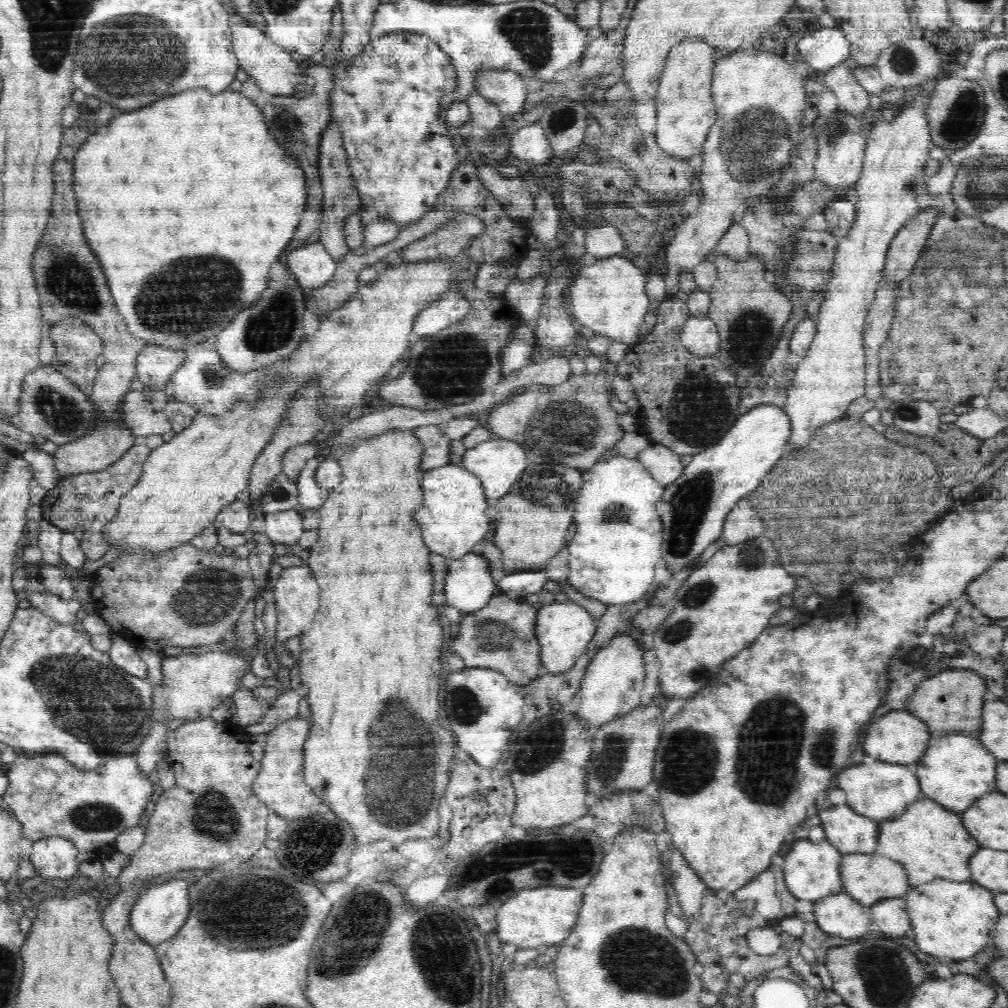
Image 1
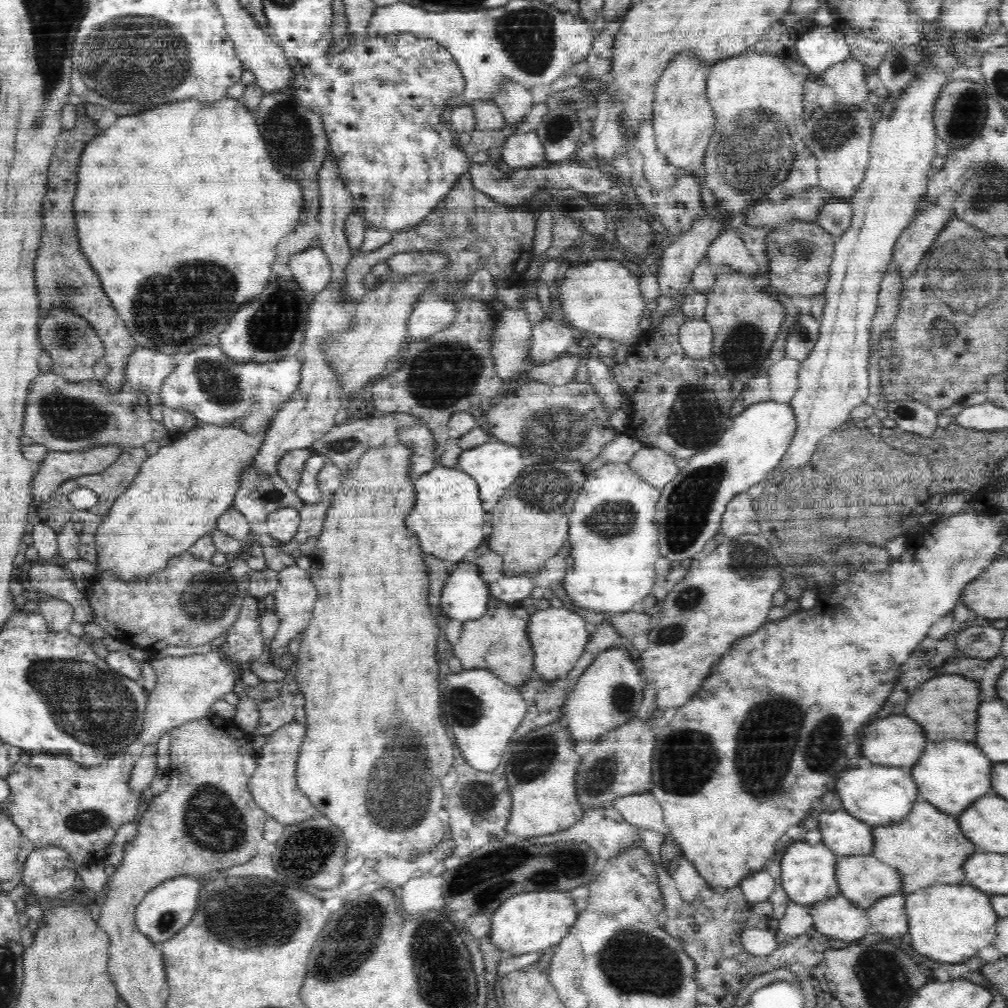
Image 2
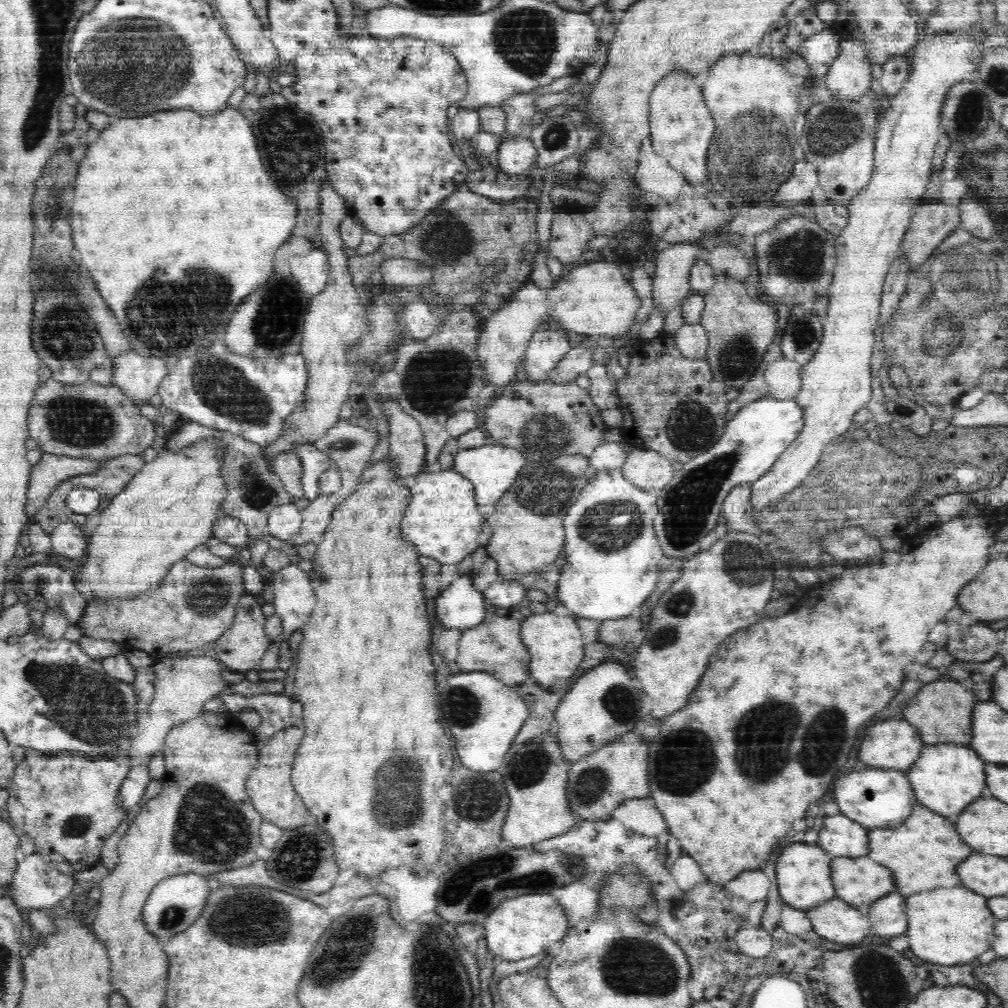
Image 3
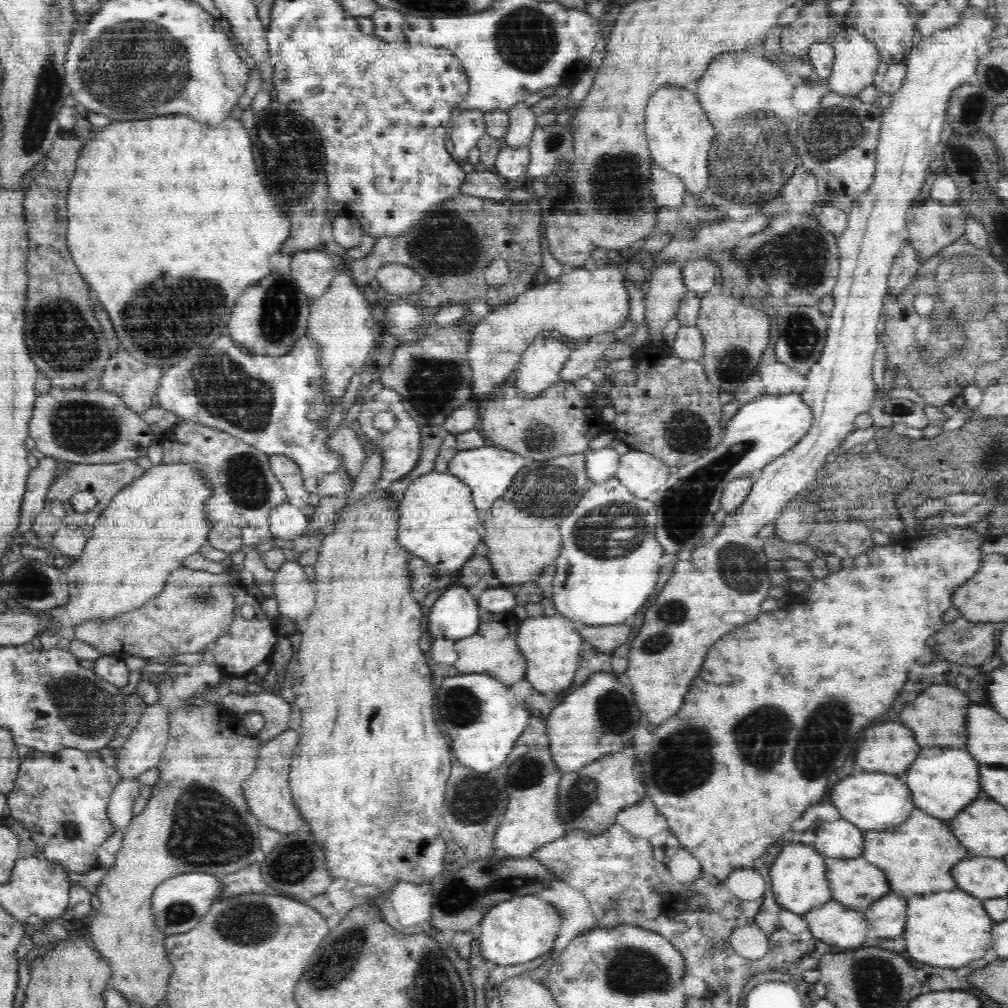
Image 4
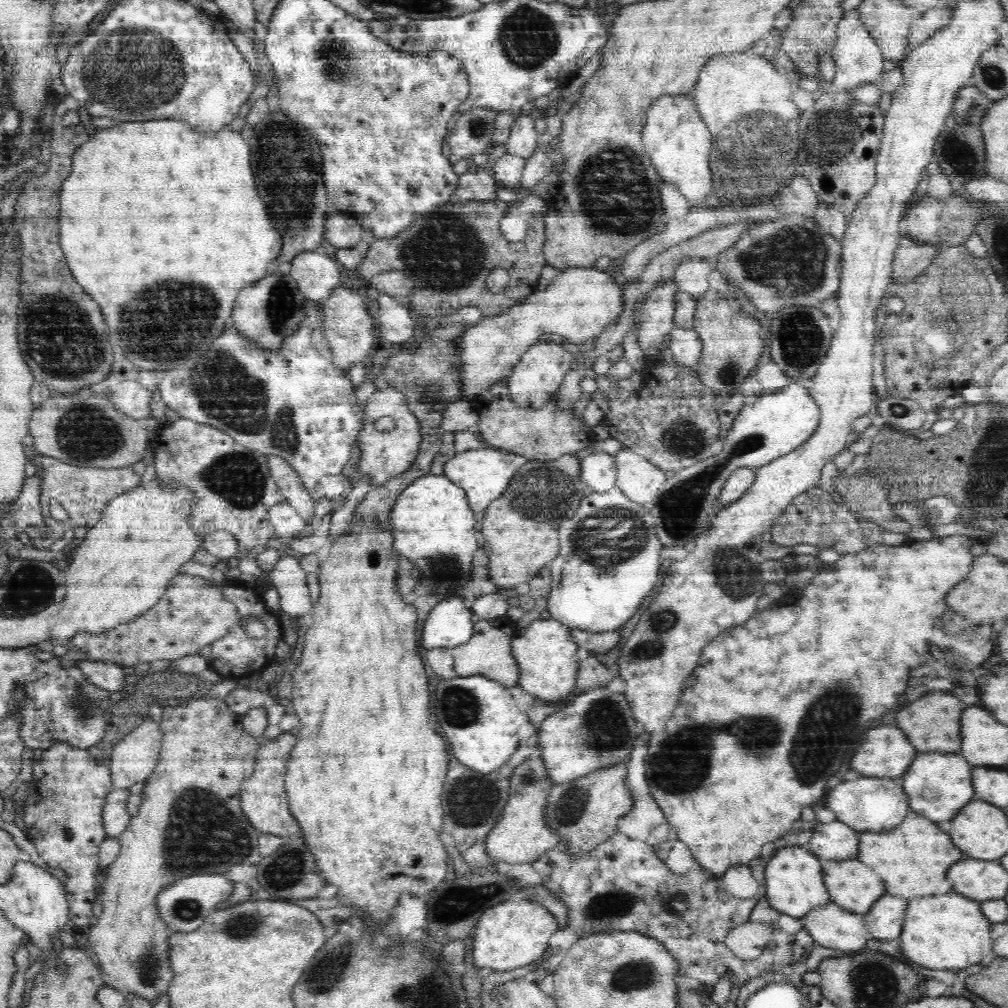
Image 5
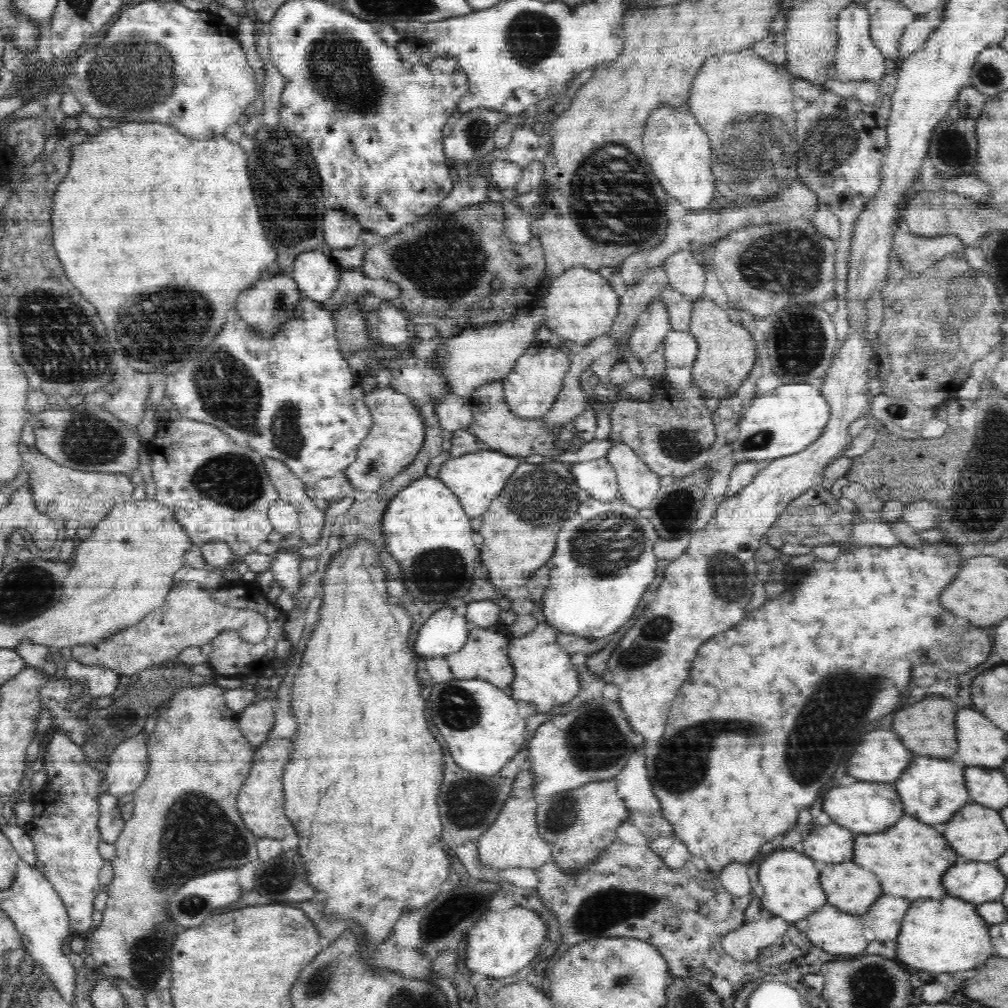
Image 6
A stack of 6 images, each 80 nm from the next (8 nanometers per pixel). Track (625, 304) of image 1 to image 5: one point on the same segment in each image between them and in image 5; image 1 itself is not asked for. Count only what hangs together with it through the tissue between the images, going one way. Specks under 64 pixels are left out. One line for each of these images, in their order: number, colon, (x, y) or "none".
2: (601, 297)
3: (594, 299)
4: (580, 304)
5: (581, 302)

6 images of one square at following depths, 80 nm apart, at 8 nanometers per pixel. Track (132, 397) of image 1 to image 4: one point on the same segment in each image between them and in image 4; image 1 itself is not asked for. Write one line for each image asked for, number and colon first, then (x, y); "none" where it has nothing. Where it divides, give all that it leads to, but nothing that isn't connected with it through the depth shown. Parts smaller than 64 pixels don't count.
2: (63, 415)
3: (84, 420)
4: (85, 427)

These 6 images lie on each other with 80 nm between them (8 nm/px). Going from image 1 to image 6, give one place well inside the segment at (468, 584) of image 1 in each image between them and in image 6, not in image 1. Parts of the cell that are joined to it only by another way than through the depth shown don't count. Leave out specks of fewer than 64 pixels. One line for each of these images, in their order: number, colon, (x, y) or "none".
2: (465, 597)
3: (460, 606)
4: (455, 615)
5: (450, 624)
6: (445, 632)

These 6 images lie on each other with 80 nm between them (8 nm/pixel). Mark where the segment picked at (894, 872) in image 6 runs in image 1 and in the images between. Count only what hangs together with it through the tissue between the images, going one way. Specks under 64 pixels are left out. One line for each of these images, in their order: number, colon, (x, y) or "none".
1: (930, 841)
2: (928, 846)
3: (923, 851)
4: (918, 855)
5: (905, 856)

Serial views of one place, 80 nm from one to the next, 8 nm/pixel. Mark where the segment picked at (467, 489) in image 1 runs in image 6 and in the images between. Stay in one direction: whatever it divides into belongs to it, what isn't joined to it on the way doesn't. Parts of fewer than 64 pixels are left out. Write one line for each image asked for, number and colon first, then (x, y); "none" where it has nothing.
2: (449, 519)
3: (442, 519)
4: (438, 521)
5: (434, 528)
6: (428, 533)

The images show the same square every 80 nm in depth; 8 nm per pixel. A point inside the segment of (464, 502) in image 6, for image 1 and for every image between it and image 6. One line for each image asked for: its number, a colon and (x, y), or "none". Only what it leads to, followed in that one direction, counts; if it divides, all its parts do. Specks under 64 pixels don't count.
1: (498, 463)
2: (495, 465)
3: (492, 468)
4: (489, 470)
5: (484, 473)

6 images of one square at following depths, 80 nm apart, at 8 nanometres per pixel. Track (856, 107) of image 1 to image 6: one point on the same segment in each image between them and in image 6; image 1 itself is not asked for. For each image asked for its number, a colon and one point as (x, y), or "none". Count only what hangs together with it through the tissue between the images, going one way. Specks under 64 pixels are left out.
2: (847, 78)
3: (849, 77)
4: (856, 60)
5: (858, 59)
6: (857, 58)

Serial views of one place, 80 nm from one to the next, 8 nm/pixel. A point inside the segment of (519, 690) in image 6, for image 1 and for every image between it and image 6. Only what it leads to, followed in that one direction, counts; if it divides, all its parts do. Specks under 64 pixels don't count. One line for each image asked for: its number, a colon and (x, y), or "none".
1: (565, 630)
2: (558, 637)
3: (555, 645)
4: (551, 645)
5: (546, 651)

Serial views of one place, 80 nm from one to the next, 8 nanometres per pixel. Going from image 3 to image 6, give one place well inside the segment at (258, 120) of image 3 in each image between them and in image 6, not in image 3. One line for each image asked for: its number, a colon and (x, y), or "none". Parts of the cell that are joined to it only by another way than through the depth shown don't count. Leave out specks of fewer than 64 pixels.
4: (288, 152)
5: (286, 162)
6: (287, 188)

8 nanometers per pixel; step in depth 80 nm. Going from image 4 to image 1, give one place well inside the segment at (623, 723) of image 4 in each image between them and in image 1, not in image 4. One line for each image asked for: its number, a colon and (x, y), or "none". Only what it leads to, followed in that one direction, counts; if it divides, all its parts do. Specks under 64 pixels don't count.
1: (614, 680)
2: (609, 692)
3: (604, 703)

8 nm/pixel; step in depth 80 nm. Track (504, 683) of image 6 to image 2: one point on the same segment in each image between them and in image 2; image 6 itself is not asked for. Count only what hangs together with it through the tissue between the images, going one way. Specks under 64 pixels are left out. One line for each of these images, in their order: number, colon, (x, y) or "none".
2: (501, 636)
3: (496, 645)
4: (492, 650)
5: (489, 652)

